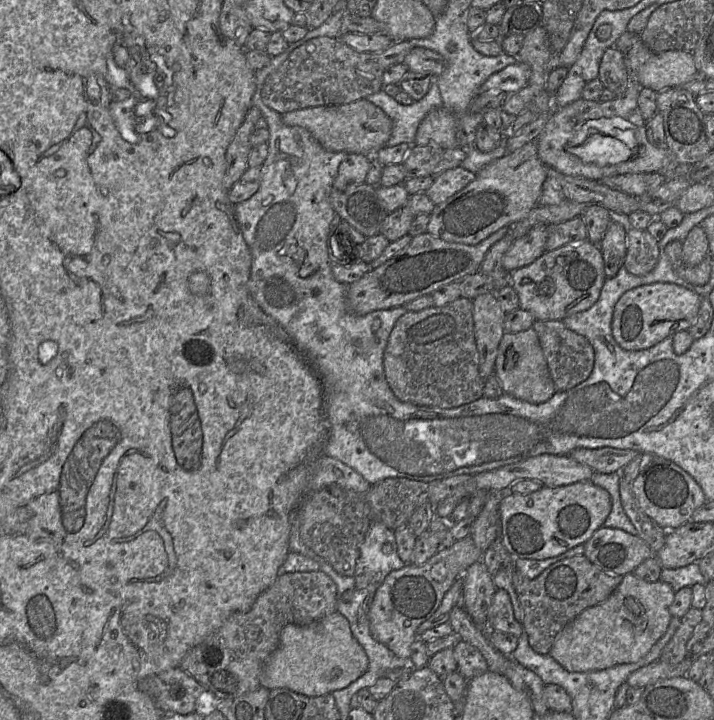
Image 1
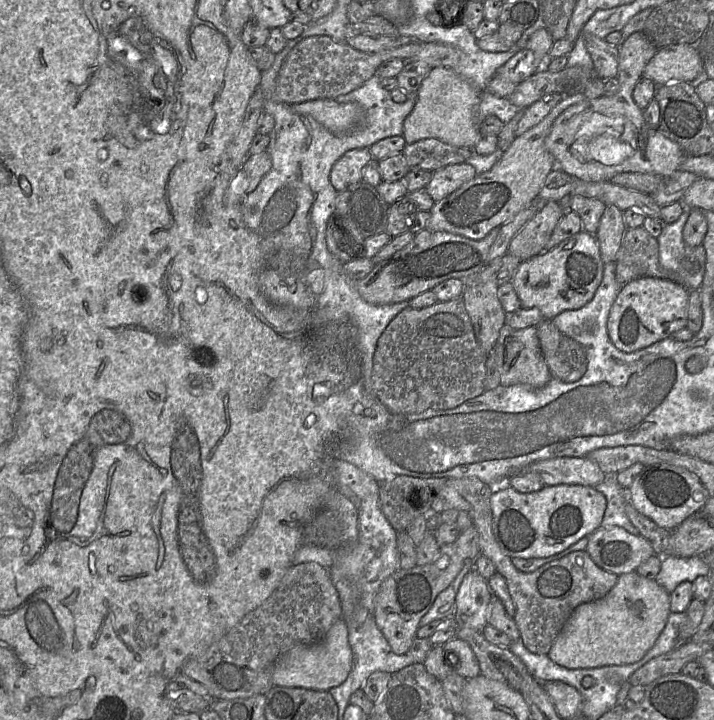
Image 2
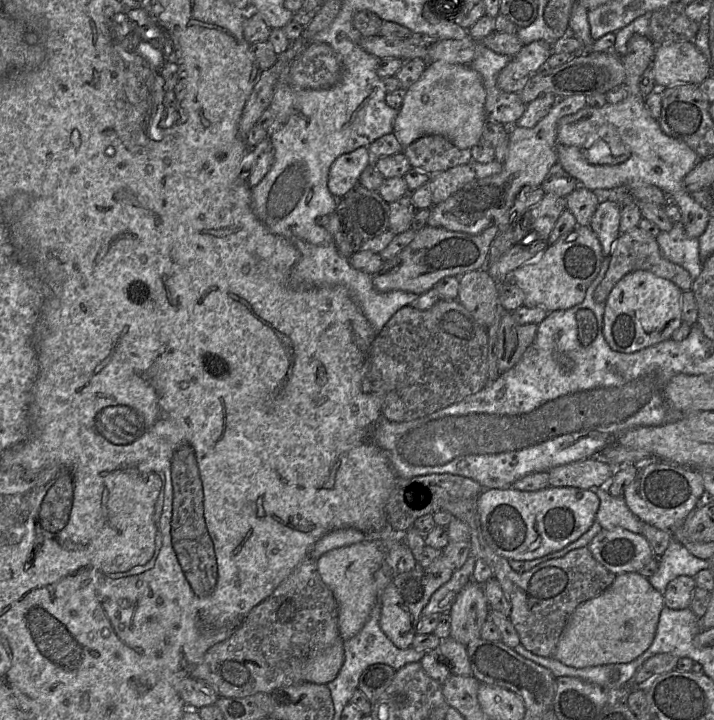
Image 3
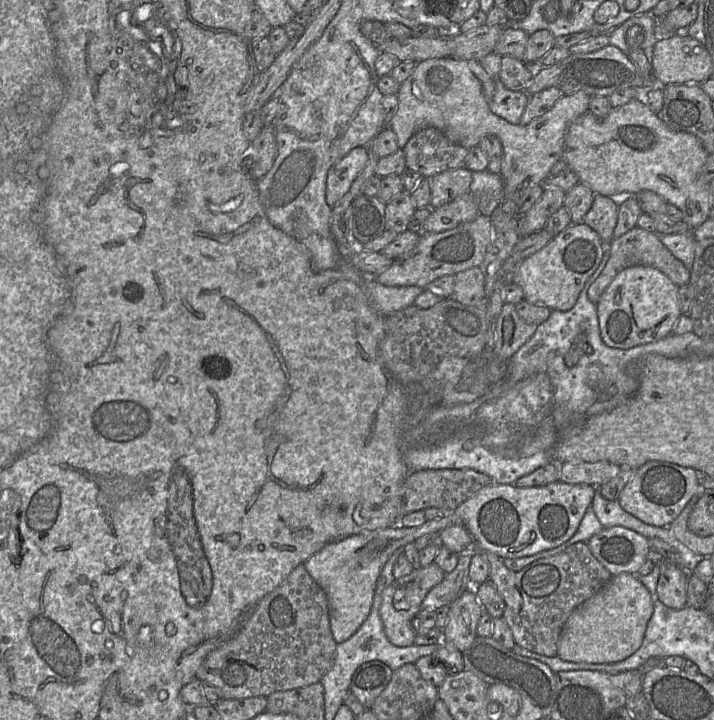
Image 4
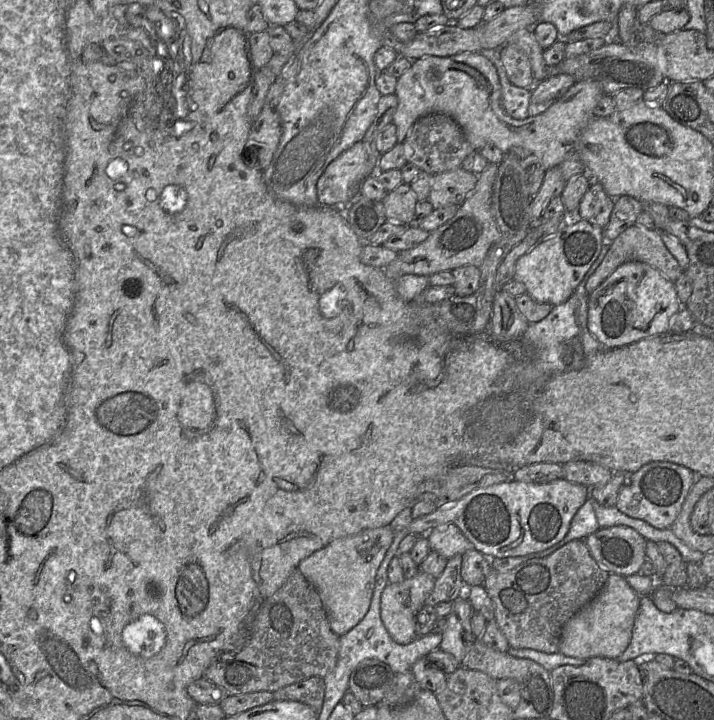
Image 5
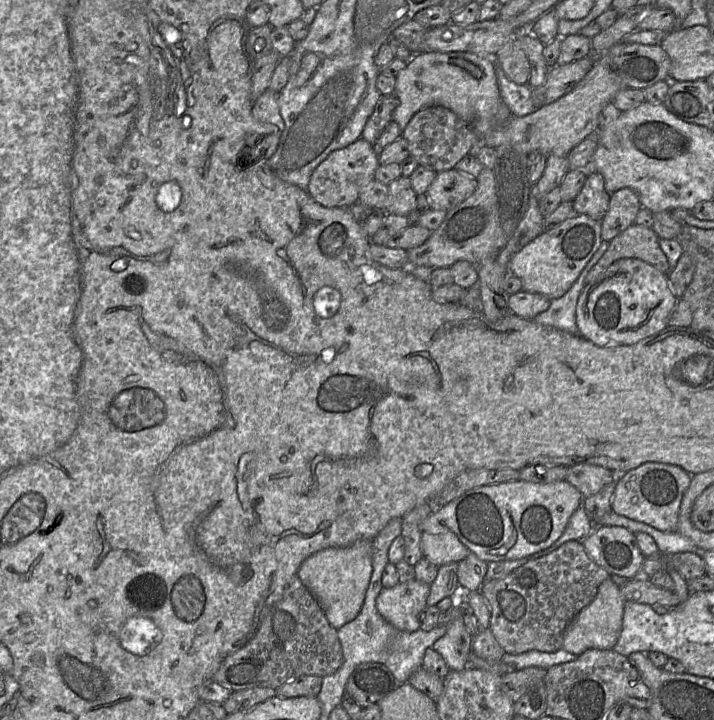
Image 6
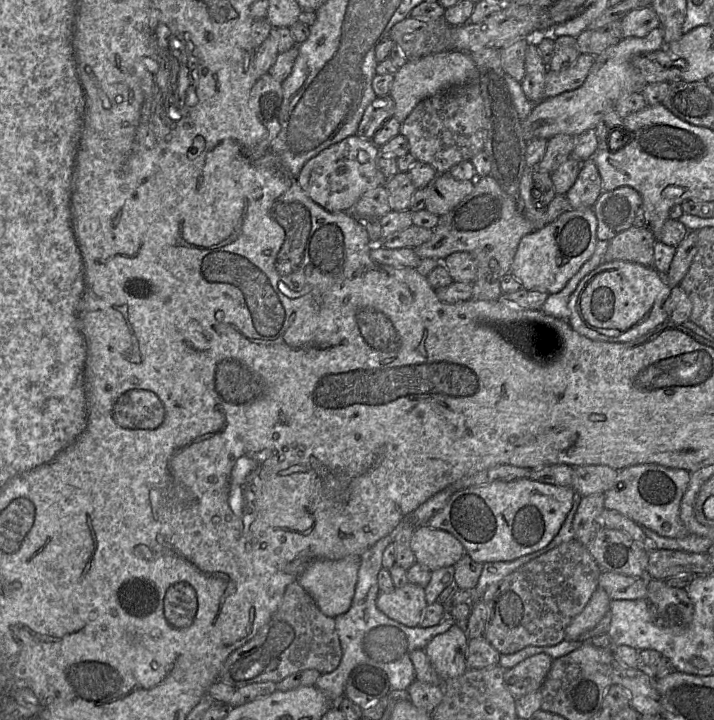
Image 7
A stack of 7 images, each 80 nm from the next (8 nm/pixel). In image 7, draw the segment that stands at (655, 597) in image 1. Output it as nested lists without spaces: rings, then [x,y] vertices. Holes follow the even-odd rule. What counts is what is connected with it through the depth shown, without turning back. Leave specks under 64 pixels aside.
[[[598,587],[583,610],[577,614],[565,631],[565,639],[584,641],[610,610],[611,599],[604,589]]]

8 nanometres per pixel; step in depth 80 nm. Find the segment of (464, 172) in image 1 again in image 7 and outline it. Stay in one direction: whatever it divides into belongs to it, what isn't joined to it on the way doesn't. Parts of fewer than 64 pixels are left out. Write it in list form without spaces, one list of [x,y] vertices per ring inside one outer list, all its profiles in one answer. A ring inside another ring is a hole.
[[[448,173],[438,174],[427,186],[425,210],[441,217],[469,195],[474,186],[473,180],[457,180]]]

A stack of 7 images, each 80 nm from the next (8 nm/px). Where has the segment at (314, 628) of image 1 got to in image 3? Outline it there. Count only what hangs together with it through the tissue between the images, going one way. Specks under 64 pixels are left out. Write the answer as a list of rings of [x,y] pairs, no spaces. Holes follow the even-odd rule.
[[[338,638],[331,647],[305,662],[294,662],[291,671],[294,683],[310,682],[327,685],[333,681],[344,663],[343,642],[344,640]]]

